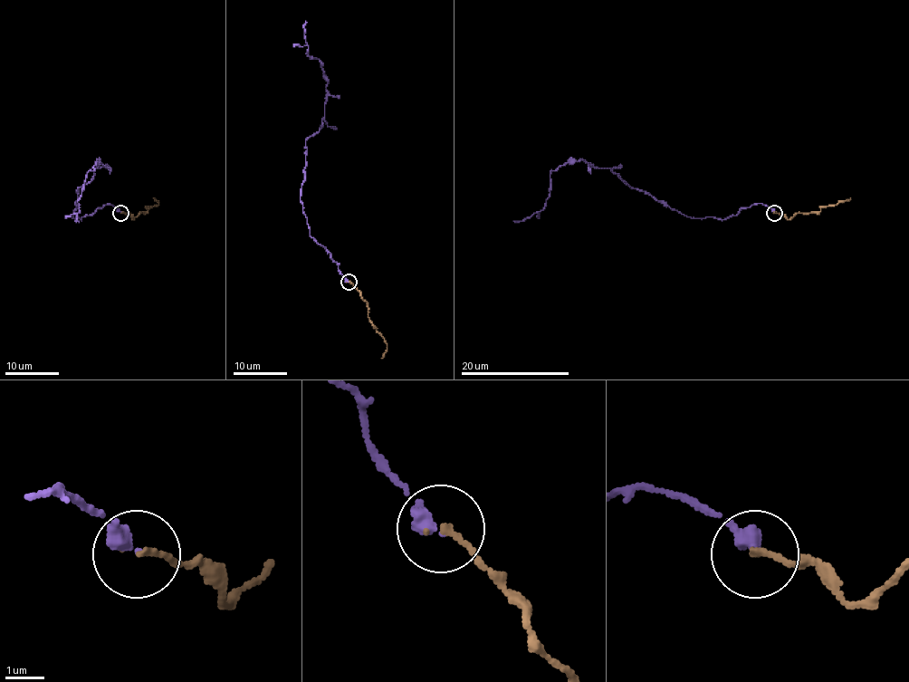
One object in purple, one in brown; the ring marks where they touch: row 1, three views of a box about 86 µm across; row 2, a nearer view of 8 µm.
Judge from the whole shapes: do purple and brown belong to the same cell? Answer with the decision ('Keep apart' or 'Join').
Join

